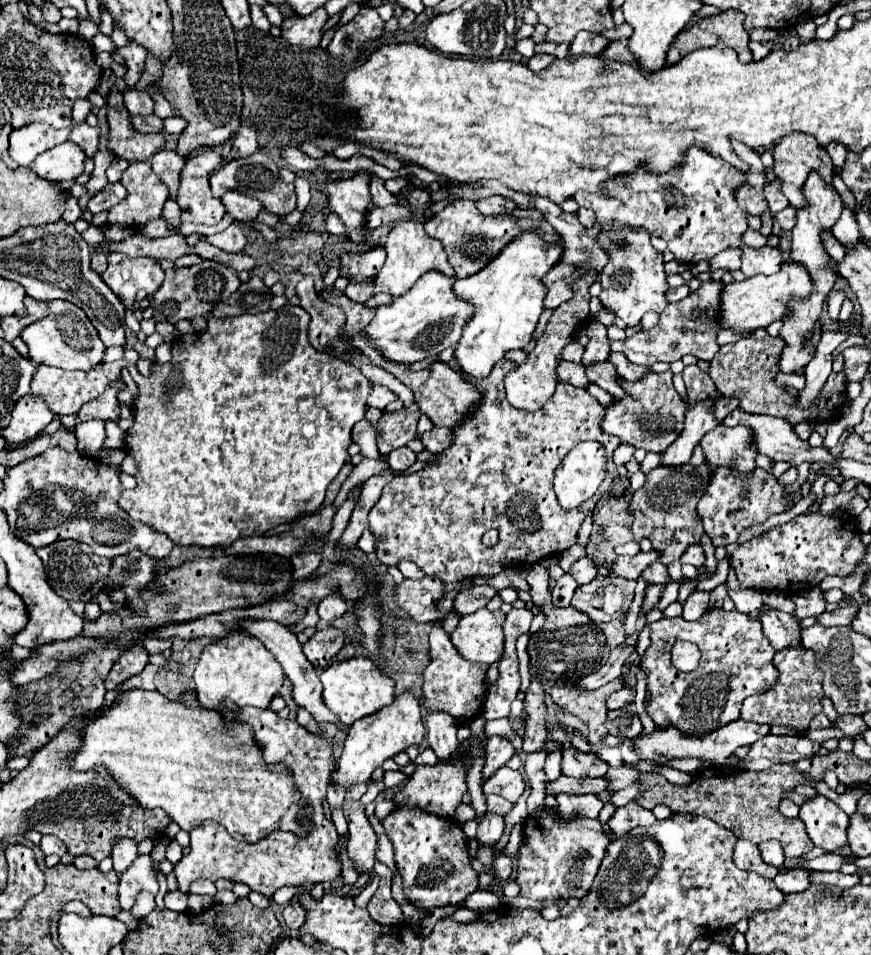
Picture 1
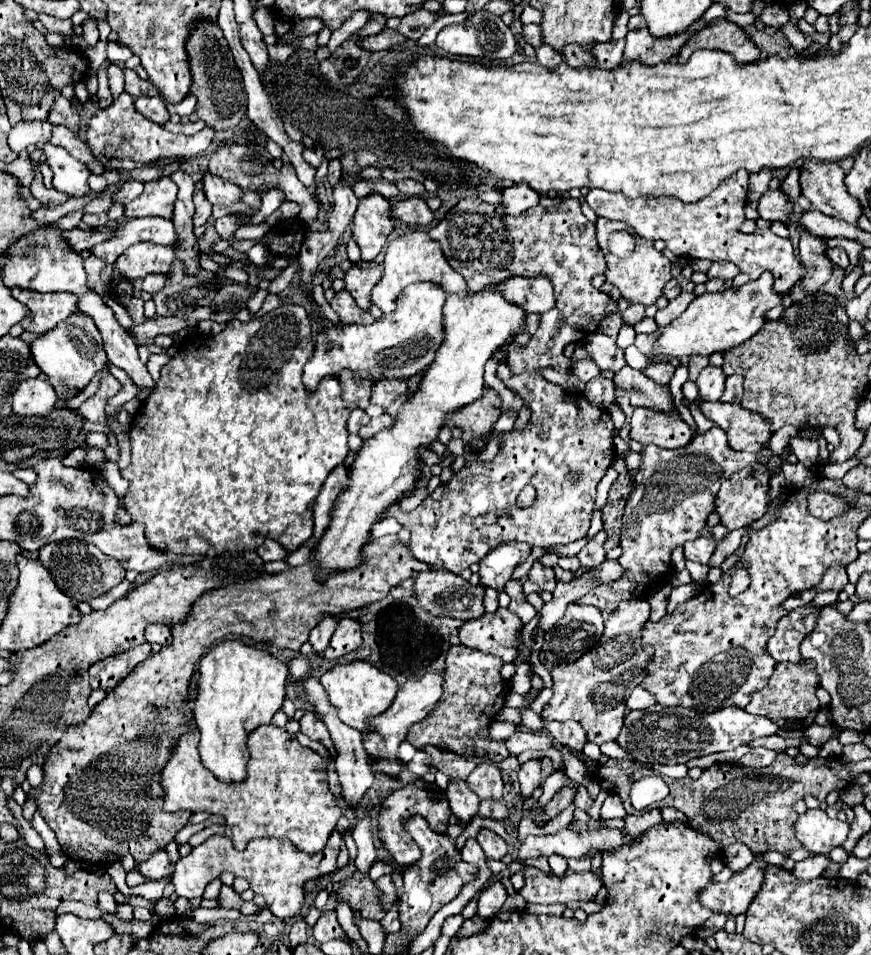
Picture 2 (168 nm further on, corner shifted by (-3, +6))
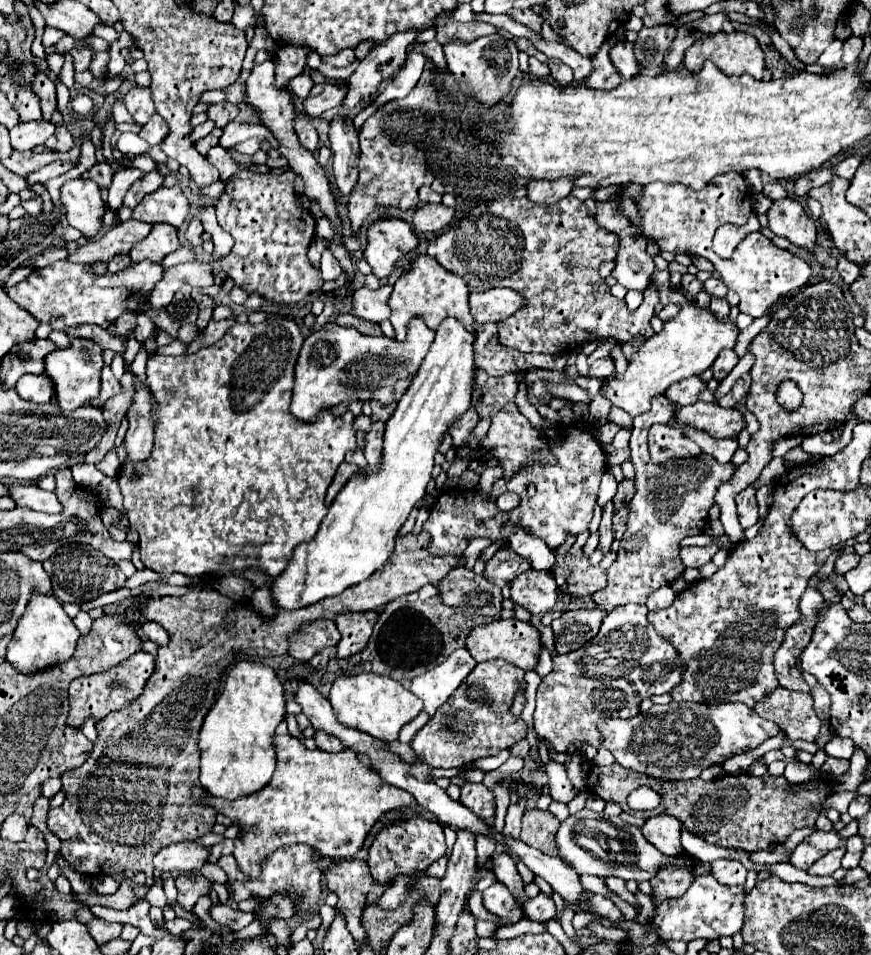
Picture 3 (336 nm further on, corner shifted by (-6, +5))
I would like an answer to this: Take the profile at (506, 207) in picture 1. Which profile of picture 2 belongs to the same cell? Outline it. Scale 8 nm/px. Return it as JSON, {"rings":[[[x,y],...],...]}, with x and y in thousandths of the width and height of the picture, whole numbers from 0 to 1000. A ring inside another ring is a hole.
{"rings":[[[591,193],[591,195],[584,195],[577,199],[575,216],[577,216],[580,224],[594,226],[594,224],[603,222],[605,218],[617,216],[617,212],[619,212],[619,203],[612,201],[612,197],[607,197],[605,193]]]}

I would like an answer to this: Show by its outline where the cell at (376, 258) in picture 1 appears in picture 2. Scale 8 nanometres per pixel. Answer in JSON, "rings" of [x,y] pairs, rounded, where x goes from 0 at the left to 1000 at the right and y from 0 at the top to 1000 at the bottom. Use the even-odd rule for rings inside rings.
{"rings":[[[428,276],[426,281],[414,281],[414,279],[403,279],[398,285],[396,285],[396,304],[398,306],[405,306],[403,310],[408,312],[410,320],[414,323],[424,323],[424,310],[419,310],[431,297],[433,293],[437,291],[437,285],[440,285],[440,279],[437,276]]]}

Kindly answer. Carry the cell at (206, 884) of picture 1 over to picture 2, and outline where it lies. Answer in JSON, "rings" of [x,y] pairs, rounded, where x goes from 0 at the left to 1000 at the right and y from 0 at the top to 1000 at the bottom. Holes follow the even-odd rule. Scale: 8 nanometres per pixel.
{"rings":[[[256,926],[256,930],[254,930],[254,938],[251,938],[251,947],[256,949],[256,951],[277,951],[281,945],[277,942],[277,938],[265,930],[265,928],[258,928]]]}

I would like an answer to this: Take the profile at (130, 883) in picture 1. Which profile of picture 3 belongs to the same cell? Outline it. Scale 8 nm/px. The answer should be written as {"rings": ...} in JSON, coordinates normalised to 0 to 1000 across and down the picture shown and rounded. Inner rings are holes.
{"rings":[[[202,883],[195,887],[188,887],[177,897],[177,908],[184,912],[220,912],[230,910],[241,897],[241,887],[230,883]]]}

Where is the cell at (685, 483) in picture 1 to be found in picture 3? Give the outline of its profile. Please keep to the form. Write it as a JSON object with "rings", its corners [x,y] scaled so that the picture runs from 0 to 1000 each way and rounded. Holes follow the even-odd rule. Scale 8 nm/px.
{"rings":[[[755,414],[749,418],[749,428],[728,439],[723,476],[730,491],[730,516],[723,525],[721,556],[712,566],[710,585],[698,596],[698,613],[689,621],[680,623],[684,636],[698,642],[719,631],[742,631],[749,619],[769,613],[785,600],[785,590],[778,583],[781,566],[790,560],[808,558],[813,533],[820,529],[822,512],[845,493],[840,485],[827,487],[811,474],[797,481],[765,483],[762,487],[749,485],[742,464],[744,449],[751,444],[765,445],[773,434],[774,422],[765,414]]]}

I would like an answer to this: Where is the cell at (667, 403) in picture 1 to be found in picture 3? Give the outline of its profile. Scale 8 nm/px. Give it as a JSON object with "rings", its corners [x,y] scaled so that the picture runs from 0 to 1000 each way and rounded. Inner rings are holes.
{"rings":[[[758,445],[746,447],[744,468],[751,485],[762,485],[765,481],[781,481],[781,479],[788,481],[806,476],[806,470],[797,468],[797,464],[785,458],[785,451],[781,447],[758,447]]]}

